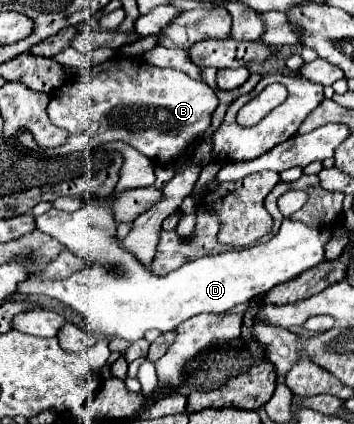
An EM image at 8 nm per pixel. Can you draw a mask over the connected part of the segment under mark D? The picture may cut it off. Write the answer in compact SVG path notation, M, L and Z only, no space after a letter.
M122 141L106 143L102 149L107 149L107 145L124 157L120 178L111 198L98 201L94 207L82 207L76 213L50 209L36 219L38 229L54 235L72 253L88 259L88 265L68 279L44 279L42 271L38 271L26 277L26 281L18 287L20 293L48 295L76 309L94 335L118 335L122 339L136 341L150 329L158 329L162 333L172 331L194 315L226 313L236 305L248 303L256 295L270 291L274 285L290 281L324 261L324 245L334 237L334 229L308 227L304 223L284 219L280 231L270 241L256 243L254 247L240 251L200 257L164 277L156 277L114 239L116 221L112 213L112 202L116 195L128 189L154 184L154 165L148 157Z

